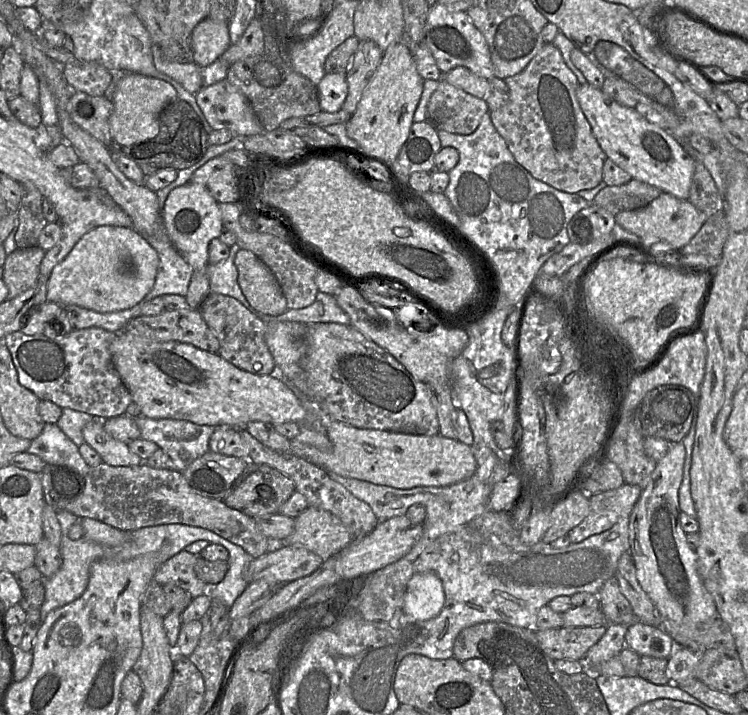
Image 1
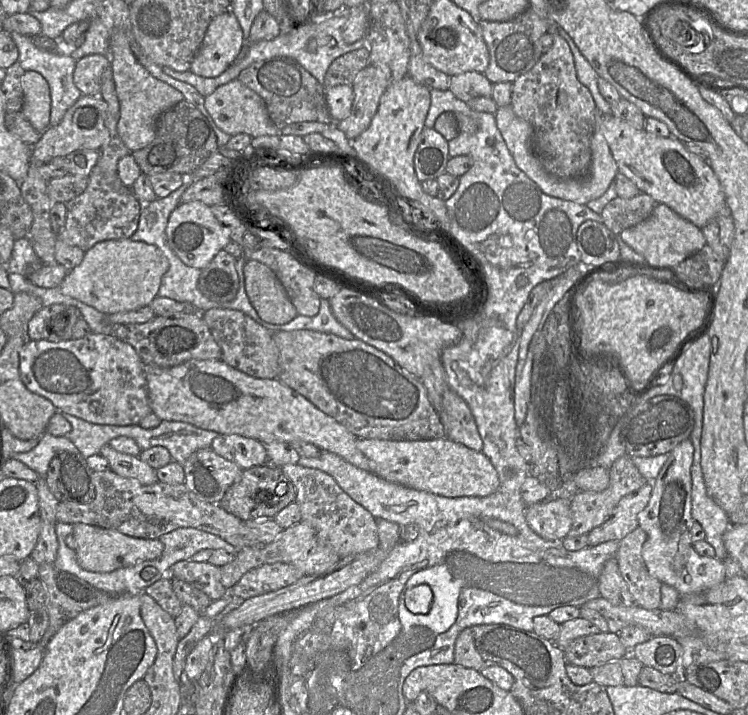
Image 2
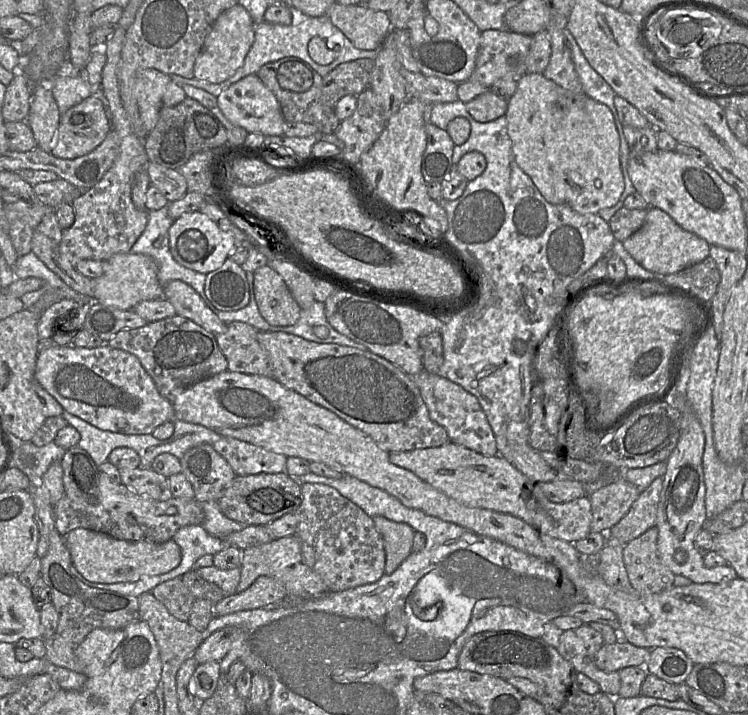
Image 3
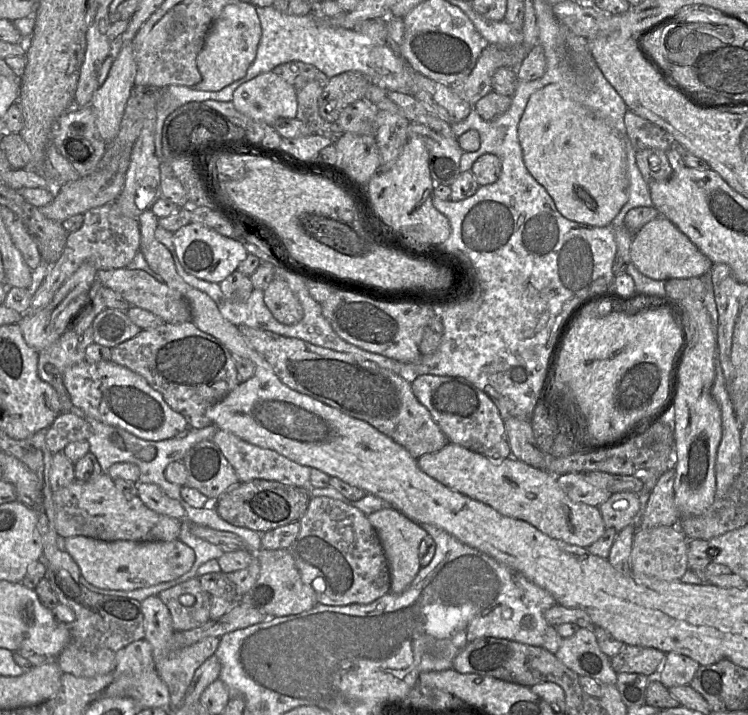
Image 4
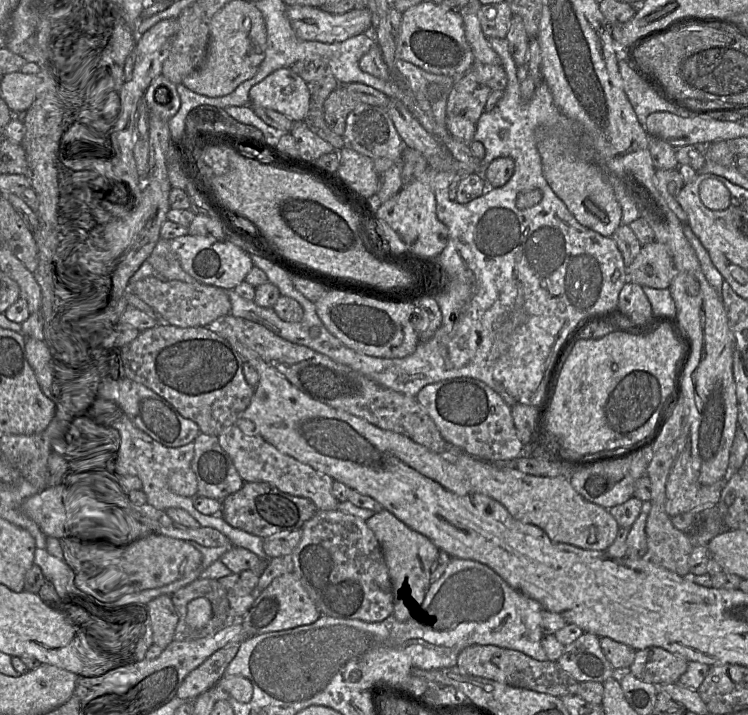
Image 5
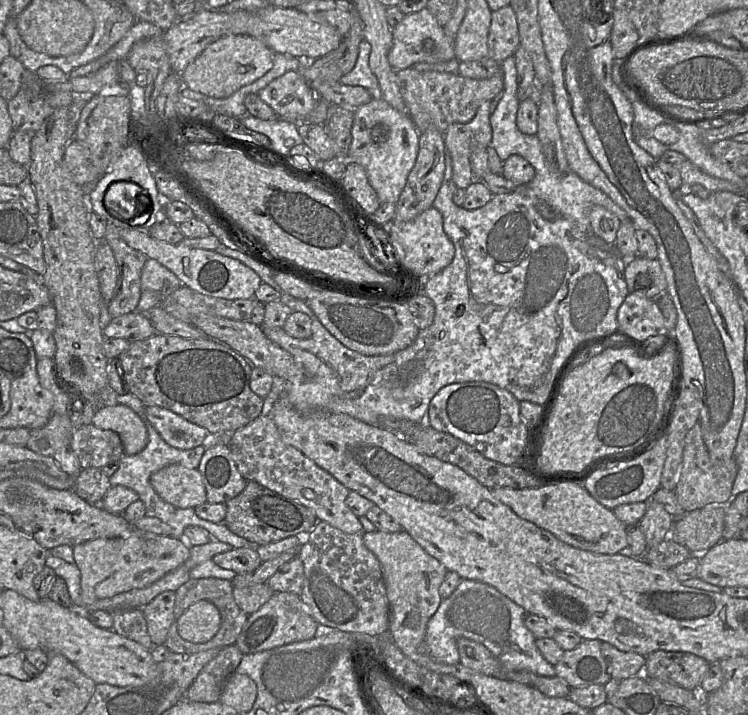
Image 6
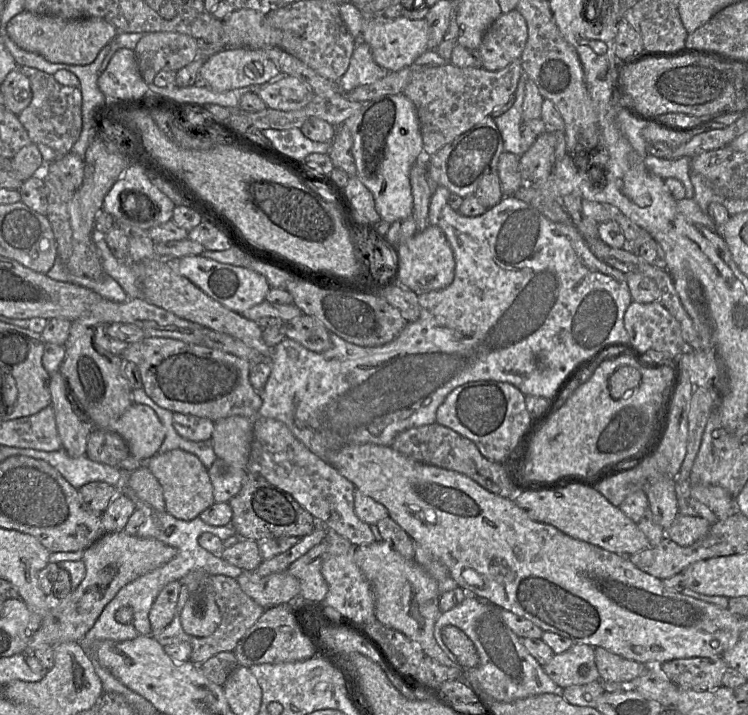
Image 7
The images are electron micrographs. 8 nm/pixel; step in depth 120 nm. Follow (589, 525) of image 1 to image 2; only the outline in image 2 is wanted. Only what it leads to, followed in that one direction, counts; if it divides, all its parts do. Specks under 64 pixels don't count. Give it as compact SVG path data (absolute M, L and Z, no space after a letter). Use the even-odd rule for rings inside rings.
M648 481L639 490L620 499L612 515L600 526L588 534L588 547L597 546L607 541L621 541L627 534L638 527L638 515L647 506L653 483Z

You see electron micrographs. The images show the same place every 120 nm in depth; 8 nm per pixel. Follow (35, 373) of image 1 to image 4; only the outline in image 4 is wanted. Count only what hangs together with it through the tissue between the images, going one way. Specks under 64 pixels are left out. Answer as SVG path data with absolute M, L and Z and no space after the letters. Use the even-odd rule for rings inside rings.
M86 360L67 368L63 382L74 407L104 424L123 429L134 436L162 441L174 438L189 428L183 415L174 411L145 378L110 361L89 363Z

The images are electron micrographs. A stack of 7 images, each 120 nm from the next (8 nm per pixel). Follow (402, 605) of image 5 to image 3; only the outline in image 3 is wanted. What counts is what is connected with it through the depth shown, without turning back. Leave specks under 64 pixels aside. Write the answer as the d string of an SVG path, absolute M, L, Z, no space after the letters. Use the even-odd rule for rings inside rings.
M383 516L373 517L373 523L383 541L385 573L391 574L412 553L415 530Z

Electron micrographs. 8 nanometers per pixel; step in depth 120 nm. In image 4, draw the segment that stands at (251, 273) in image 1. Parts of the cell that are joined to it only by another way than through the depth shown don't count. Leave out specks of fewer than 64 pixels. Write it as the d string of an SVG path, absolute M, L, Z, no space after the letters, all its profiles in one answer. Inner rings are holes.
M273 279L263 290L263 295L266 306L280 323L295 325L302 320L304 316L302 305L286 281Z

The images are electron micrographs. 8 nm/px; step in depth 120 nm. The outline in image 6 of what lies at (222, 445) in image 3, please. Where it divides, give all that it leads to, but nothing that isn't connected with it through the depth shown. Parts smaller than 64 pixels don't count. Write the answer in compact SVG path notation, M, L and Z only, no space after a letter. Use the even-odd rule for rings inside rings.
M259 415L231 433L228 447L237 469L247 481L260 485L314 511L318 520L348 534L365 533L359 518L345 503L349 489L297 448L287 444L271 417Z

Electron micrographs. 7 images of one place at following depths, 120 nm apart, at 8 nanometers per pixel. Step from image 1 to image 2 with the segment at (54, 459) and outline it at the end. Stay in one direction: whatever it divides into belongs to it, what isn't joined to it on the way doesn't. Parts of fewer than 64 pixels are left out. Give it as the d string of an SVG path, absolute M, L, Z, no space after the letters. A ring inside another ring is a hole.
M45 432L35 448L25 453L16 453L13 459L21 461L41 477L47 473L53 457L62 452L79 451L65 436L57 437Z

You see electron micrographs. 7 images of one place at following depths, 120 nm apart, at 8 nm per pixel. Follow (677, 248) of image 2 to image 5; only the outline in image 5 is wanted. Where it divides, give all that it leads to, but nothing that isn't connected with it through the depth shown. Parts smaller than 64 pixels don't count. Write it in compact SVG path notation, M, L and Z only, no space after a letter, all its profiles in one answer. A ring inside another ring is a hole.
M657 241L643 245L634 261L626 267L627 282L656 289L669 288L674 272L668 249Z

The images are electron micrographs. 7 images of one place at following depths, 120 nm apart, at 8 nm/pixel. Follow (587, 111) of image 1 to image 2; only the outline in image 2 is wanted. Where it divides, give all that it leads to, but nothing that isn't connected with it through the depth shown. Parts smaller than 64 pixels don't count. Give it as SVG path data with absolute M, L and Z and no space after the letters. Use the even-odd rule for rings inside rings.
M600 114L600 129L610 148L618 170L631 180L640 192L652 197L657 204L665 204L682 218L702 229L726 206L725 194L711 167L697 155L689 152L678 139L658 137L645 129L638 130L614 115Z

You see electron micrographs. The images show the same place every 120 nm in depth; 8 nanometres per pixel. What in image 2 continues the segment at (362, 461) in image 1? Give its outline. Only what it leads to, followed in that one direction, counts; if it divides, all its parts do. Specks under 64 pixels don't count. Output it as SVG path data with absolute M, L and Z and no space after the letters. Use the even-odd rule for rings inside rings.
M357 438L357 448L374 464L377 476L390 483L445 497L486 497L500 485L490 459L447 438L429 440L381 440Z

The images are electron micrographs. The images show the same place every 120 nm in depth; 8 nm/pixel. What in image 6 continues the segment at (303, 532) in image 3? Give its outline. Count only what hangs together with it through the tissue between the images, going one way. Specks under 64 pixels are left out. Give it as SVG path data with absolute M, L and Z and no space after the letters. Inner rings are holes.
M318 521L314 528L302 539L302 543L298 548L297 557L302 560L304 567L304 580L300 597L308 607L311 616L321 625L350 633L365 633L368 635L386 634L389 628L389 603L383 572L377 557L363 543L362 536L362 534L348 534L342 532L325 521Z

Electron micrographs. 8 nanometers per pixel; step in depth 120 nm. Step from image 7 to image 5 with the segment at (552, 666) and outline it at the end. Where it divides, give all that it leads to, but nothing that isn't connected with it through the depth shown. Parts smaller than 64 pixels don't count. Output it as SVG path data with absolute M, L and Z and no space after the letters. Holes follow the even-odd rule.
M584 632L572 643L564 645L562 655L556 662L577 682L603 683L618 673L603 654L599 638Z

